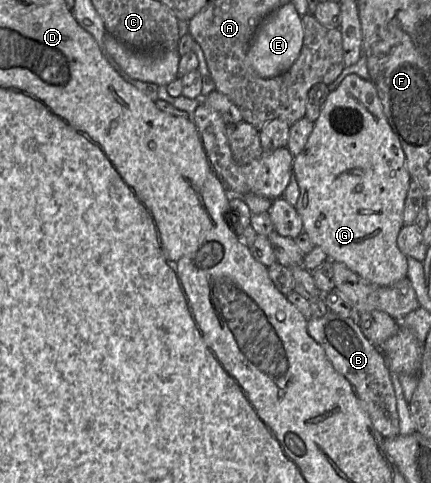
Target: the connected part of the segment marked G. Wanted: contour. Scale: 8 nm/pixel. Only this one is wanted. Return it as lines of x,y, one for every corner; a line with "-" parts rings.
350,74
336,90
329,93
318,119
314,122
313,130
305,147
294,157
292,168
300,190
295,209
302,219
303,232
309,236
315,246
320,247
332,262
344,264
348,269
372,284
391,286
407,277
407,256
399,250
397,237
404,226
403,211
411,176
406,168
406,158
401,143
389,125
377,89
370,80
362,79
356,74

